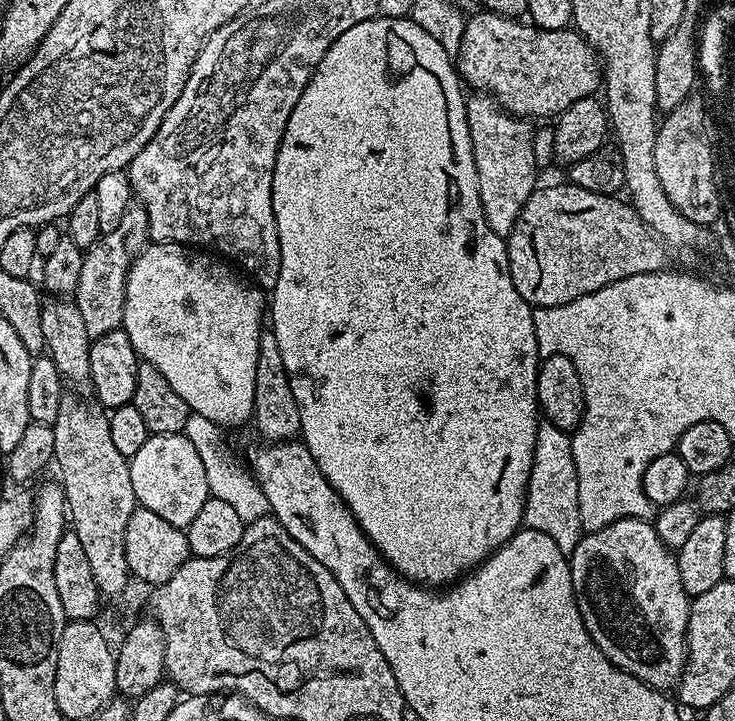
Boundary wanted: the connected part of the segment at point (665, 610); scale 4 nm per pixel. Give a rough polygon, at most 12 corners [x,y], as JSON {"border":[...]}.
{"border":[[628,517],[570,553],[590,638],[671,689],[690,597],[654,523]]}

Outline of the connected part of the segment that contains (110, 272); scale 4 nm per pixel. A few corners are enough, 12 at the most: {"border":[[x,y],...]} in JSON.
{"border":[[133,202],[86,249],[74,293],[89,338],[121,327],[128,269],[149,243]]}

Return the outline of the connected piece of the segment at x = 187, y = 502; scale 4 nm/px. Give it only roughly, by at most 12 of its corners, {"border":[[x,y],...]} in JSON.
{"border":[[183,433],[149,435],[129,461],[137,503],[187,529],[210,499]]}

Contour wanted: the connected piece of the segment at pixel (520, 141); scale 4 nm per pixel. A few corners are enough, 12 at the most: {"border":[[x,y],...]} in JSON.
{"border":[[466,100],[482,210],[507,238],[538,187],[533,125]]}

